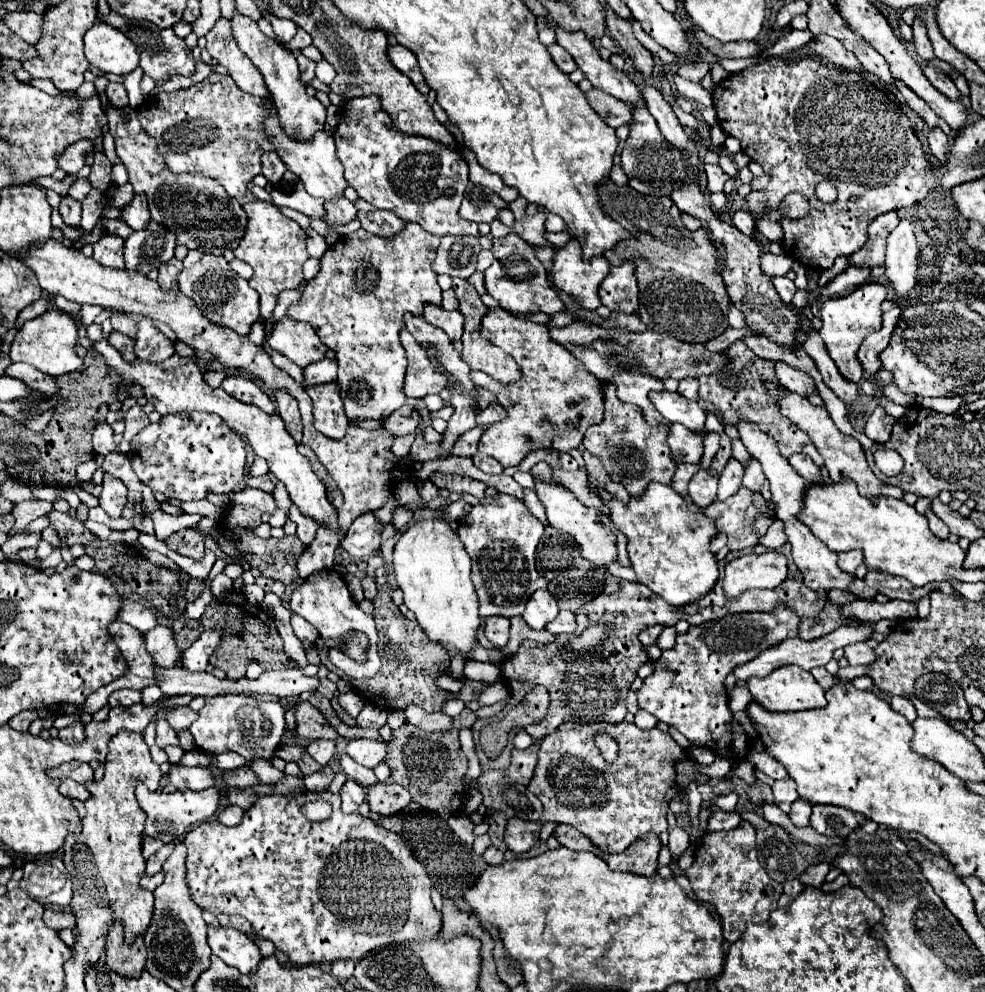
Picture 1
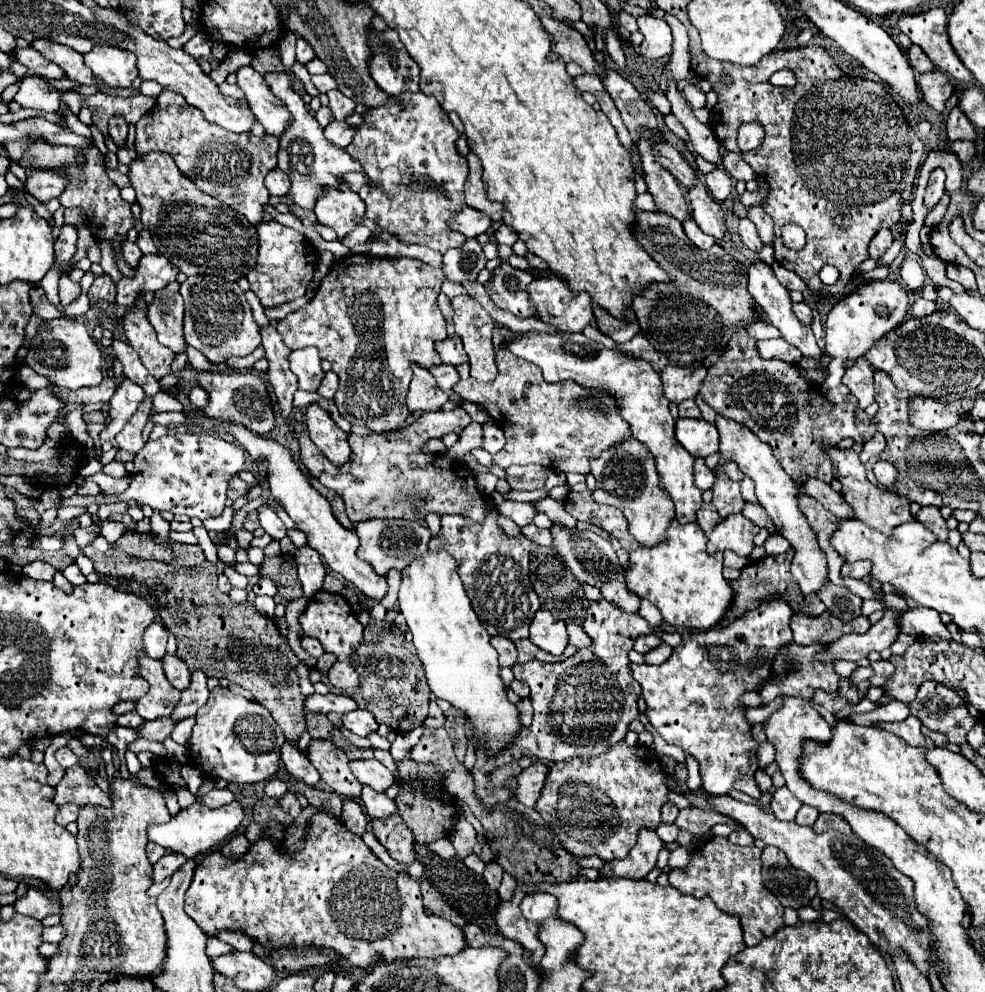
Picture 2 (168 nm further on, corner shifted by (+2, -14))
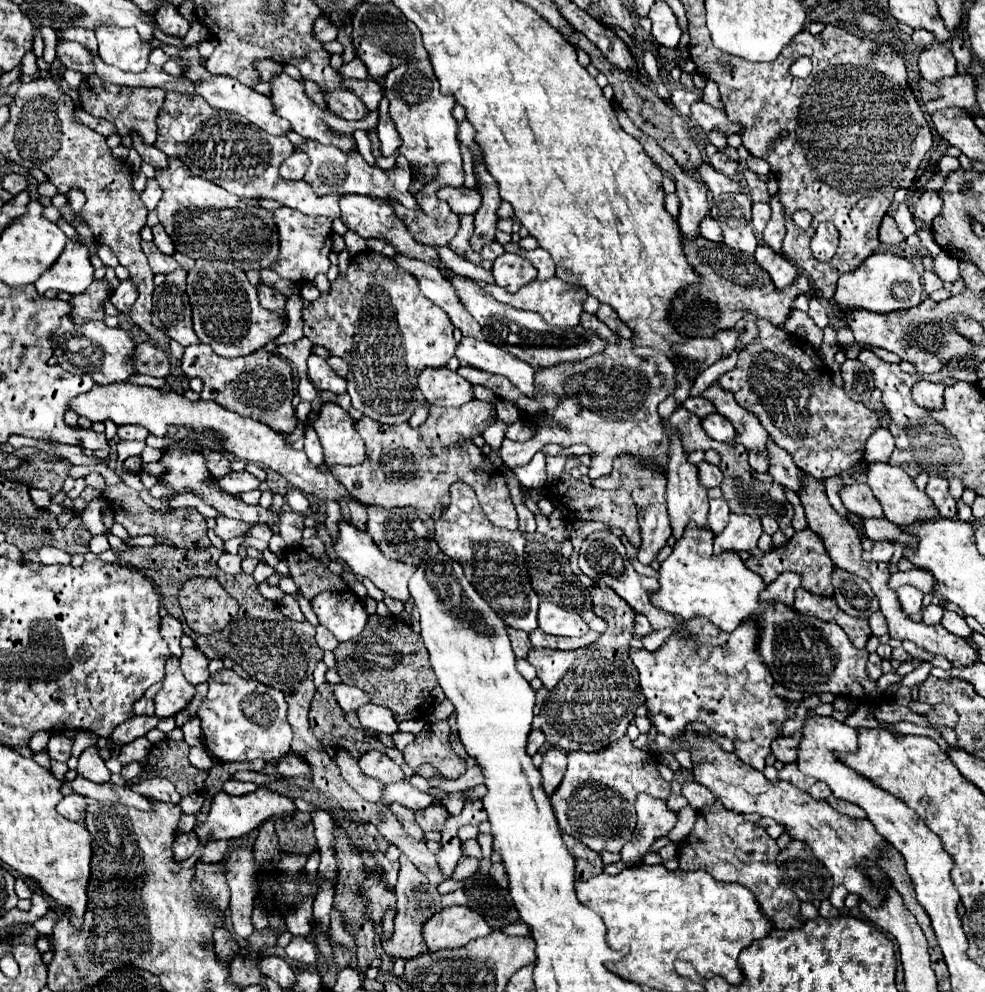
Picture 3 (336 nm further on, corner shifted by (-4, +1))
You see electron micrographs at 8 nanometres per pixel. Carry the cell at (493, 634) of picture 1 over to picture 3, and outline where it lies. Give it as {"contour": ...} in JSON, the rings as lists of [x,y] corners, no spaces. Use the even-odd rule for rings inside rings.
{"contour":[[[508,628],[508,636],[510,636],[510,642],[512,642],[512,650],[518,658],[526,658],[528,656],[528,650],[532,648],[530,640],[528,640],[528,634],[522,632],[522,630],[514,630],[514,628]]]}

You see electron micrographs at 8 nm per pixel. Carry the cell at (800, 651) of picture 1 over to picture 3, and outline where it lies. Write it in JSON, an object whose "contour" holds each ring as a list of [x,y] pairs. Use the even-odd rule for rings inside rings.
{"contour":[[[902,586],[902,588],[898,588],[896,592],[898,592],[898,598],[900,598],[902,610],[904,610],[908,616],[920,610],[924,594],[922,594],[918,588],[912,588],[912,586]]]}

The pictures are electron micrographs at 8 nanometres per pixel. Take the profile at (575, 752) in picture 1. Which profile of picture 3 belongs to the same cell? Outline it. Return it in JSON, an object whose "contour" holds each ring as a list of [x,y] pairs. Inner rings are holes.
{"contour":[[[624,736],[624,740],[616,740],[616,744],[610,744],[608,748],[604,748],[604,752],[596,752],[596,754],[568,752],[568,770],[560,788],[552,794],[552,808],[558,818],[560,830],[564,834],[574,836],[594,852],[604,852],[604,850],[620,852],[622,846],[632,838],[632,832],[636,828],[634,802],[640,792],[650,792],[654,798],[666,800],[670,796],[670,784],[660,778],[654,764],[654,754],[634,748],[632,740]]]}

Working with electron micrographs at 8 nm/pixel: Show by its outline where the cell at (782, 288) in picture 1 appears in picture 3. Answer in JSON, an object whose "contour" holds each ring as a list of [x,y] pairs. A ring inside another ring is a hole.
{"contour":[[[812,298],[810,300],[810,310],[808,310],[808,316],[814,320],[814,324],[824,330],[828,326],[828,316],[826,316],[826,310],[824,306],[818,302],[818,298]]]}

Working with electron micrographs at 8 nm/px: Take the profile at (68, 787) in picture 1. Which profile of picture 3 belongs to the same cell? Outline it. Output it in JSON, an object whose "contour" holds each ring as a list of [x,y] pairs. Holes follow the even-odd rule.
{"contour":[[[70,794],[70,796],[64,796],[62,802],[58,804],[58,812],[66,818],[66,820],[72,820],[72,822],[84,822],[86,820],[86,800],[78,794]]]}

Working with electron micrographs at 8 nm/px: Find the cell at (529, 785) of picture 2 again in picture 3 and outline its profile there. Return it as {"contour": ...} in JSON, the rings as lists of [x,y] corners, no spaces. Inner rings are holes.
{"contour":[[[558,748],[546,750],[544,762],[540,766],[540,772],[542,772],[542,778],[544,778],[544,790],[548,794],[552,794],[558,788],[558,784],[562,782],[562,778],[564,778],[564,772],[566,772],[566,752],[562,752]]]}

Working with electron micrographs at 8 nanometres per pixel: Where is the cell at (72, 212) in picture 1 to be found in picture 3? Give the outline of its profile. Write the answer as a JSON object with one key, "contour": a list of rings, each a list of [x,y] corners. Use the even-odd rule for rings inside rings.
{"contour":[[[68,240],[56,264],[52,264],[52,268],[44,272],[44,276],[40,276],[40,280],[36,282],[36,290],[40,295],[48,288],[68,294],[80,294],[92,284],[92,274],[94,268],[88,258],[88,248],[84,244]]]}

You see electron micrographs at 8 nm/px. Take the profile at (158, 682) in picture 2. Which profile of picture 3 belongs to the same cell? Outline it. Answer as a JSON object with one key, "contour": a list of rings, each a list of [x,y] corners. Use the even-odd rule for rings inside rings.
{"contour":[[[168,658],[166,664],[166,678],[162,682],[162,690],[156,694],[156,716],[158,718],[170,718],[178,712],[182,712],[190,700],[194,698],[196,688],[184,678],[178,658]]]}

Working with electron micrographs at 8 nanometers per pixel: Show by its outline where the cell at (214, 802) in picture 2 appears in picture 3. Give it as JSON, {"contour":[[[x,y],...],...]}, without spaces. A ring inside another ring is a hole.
{"contour":[[[226,780],[224,782],[224,792],[232,794],[232,796],[244,796],[248,792],[258,790],[258,786],[254,782],[238,782],[238,780]]]}

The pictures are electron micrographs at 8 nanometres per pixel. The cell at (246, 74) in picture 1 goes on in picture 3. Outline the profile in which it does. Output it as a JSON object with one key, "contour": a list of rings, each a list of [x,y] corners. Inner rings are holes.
{"contour":[[[278,74],[274,80],[272,80],[272,102],[276,104],[276,114],[280,114],[282,118],[286,118],[294,132],[298,132],[302,138],[306,140],[316,140],[320,144],[332,144],[336,148],[340,148],[344,154],[352,152],[356,148],[356,140],[354,140],[354,130],[363,129],[369,130],[370,128],[376,128],[378,123],[378,110],[369,112],[366,118],[359,121],[348,121],[336,114],[332,114],[328,108],[320,108],[318,104],[314,104],[306,92],[304,92],[304,84],[290,78],[288,74]]]}

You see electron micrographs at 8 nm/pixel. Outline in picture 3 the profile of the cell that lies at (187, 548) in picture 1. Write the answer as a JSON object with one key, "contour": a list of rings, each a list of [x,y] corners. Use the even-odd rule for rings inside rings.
{"contour":[[[124,482],[114,484],[114,486],[106,486],[104,498],[108,500],[108,504],[114,510],[114,520],[118,524],[122,524],[132,538],[150,534],[160,544],[168,544],[168,546],[178,546],[178,548],[208,548],[210,546],[210,540],[206,536],[206,532],[208,532],[206,518],[194,508],[180,508],[180,510],[170,510],[170,512],[156,510],[154,512],[150,506],[142,504],[140,494],[134,488],[126,486]]]}

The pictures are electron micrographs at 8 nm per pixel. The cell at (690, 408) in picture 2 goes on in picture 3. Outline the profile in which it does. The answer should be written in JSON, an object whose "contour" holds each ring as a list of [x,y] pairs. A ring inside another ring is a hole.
{"contour":[[[696,396],[696,398],[688,398],[684,404],[682,404],[686,410],[690,410],[690,412],[694,412],[698,418],[706,418],[708,414],[714,414],[716,410],[712,408],[712,404],[706,400],[706,398],[702,398],[702,396]]]}

